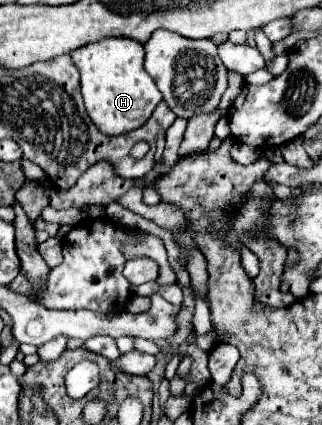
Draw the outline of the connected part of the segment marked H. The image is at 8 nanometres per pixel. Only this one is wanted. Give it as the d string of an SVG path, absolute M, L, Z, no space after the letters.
M107 37L95 45L85 45L71 53L75 65L81 71L81 95L85 101L87 115L93 125L111 137L139 129L149 121L155 107L163 101L153 77L145 71L143 59L145 49L137 41L123 37Z

